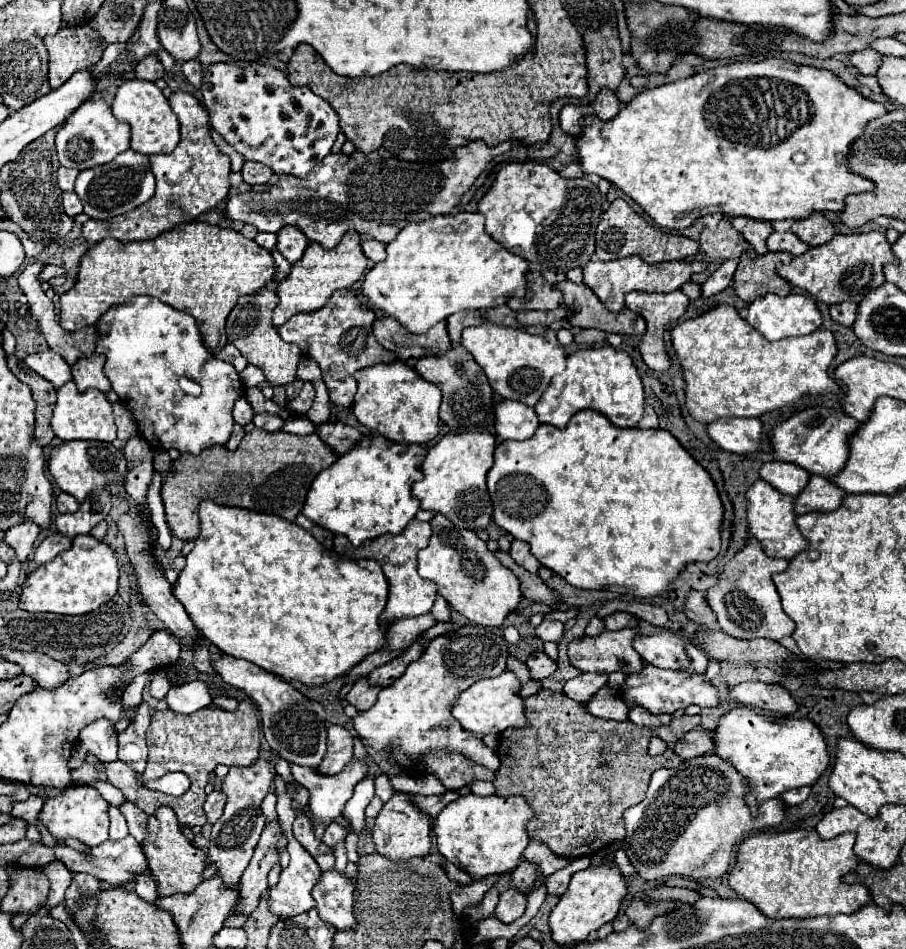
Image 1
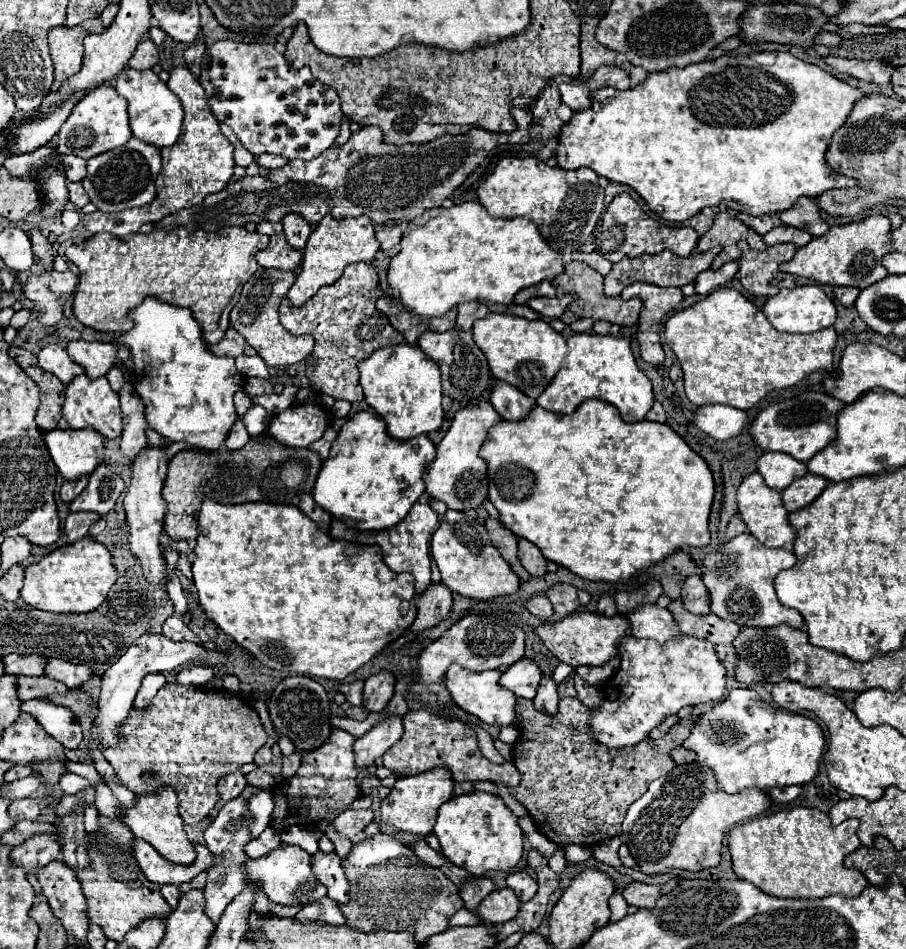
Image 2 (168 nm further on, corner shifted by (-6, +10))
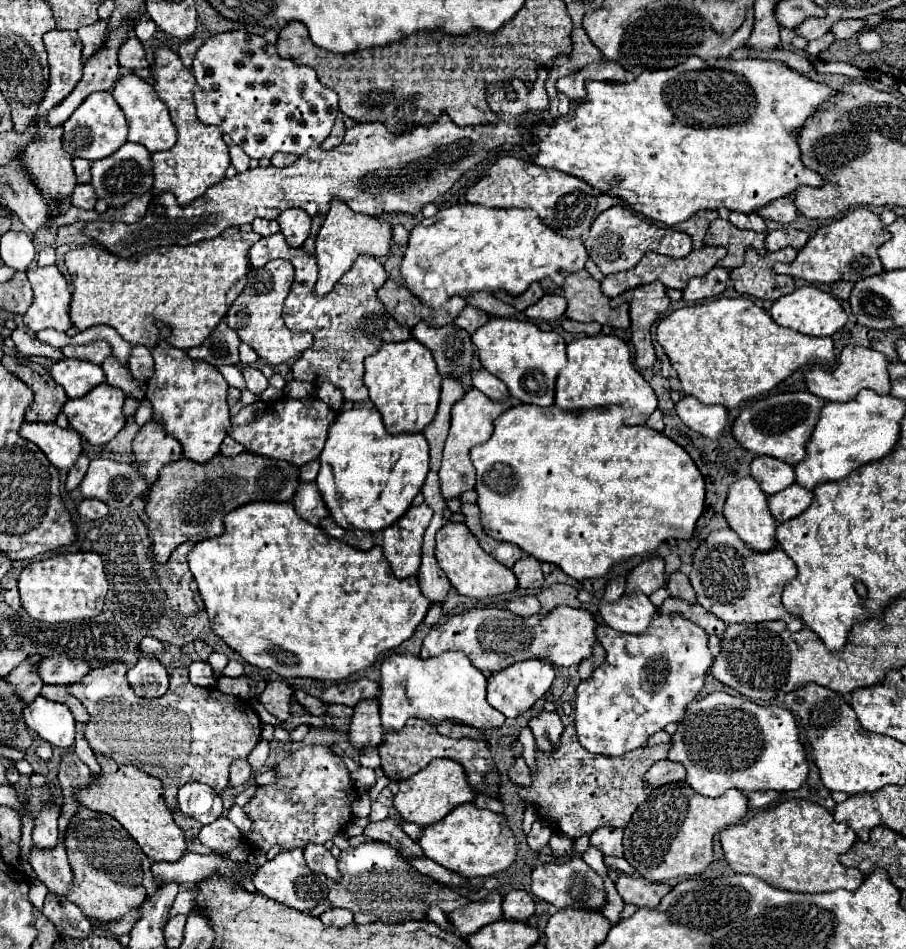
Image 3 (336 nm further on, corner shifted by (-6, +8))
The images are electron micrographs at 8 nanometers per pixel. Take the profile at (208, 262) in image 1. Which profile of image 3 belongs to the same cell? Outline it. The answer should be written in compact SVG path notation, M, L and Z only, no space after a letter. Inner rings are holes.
M236 227L222 231L216 239L194 243L194 245L170 245L170 247L154 247L144 251L142 255L136 255L132 259L124 259L118 255L108 253L108 249L102 249L100 245L88 245L88 247L78 247L66 253L64 263L66 269L72 275L74 283L74 293L72 293L72 307L70 307L70 317L72 325L78 331L84 331L94 325L110 325L114 327L122 339L126 339L132 345L144 345L152 347L158 341L158 327L154 325L158 319L164 321L166 325L172 327L172 339L170 343L180 349L192 349L202 345L208 335L216 329L216 325L226 317L228 307L234 303L234 299L240 295L240 291L246 285L248 275L248 251L250 247L260 239L258 233L250 231L244 233Z

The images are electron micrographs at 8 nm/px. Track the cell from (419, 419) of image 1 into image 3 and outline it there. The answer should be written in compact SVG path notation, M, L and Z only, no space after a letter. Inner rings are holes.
M416 339L386 343L364 361L364 367L364 385L370 391L370 401L382 413L388 433L420 433L434 419L442 377L432 353L422 343Z

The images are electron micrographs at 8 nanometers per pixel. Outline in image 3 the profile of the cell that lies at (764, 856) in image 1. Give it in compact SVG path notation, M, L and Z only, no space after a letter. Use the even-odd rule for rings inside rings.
M790 799L758 811L746 823L742 821L724 829L720 841L726 861L736 873L752 873L784 891L826 893L840 887L856 891L864 881L858 869L844 867L838 861L856 843L856 833L848 823L836 823L824 807L804 799Z

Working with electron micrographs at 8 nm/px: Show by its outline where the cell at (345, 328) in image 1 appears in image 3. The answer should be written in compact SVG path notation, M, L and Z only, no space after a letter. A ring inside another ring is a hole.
M282 233L262 237L250 248L250 265L256 269L275 259L288 259L295 269L294 285L284 301L282 313L286 327L294 333L308 331L314 335L314 345L306 349L292 367L294 379L308 383L332 383L342 391L346 401L366 401L368 389L362 383L364 359L376 353L384 343L406 341L410 337L410 329L398 325L376 297L376 291L388 279L382 263L368 255L358 257L350 271L342 275L340 283L334 285L330 295L316 297L313 287L318 278L318 266L312 255L308 255L304 249L292 249L284 241Z

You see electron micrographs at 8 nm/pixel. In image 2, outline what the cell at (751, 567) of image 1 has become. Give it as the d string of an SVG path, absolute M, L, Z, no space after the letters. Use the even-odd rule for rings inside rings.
M742 533L720 545L716 553L704 555L710 561L706 571L700 575L710 593L710 611L722 619L730 619L740 627L776 627L788 623L792 627L804 627L804 621L796 609L780 605L774 589L774 579L780 571L796 565L792 549L770 549L760 545L750 533Z

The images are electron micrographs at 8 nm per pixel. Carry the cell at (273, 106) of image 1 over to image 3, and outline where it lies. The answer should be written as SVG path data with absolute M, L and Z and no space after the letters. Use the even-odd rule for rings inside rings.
M228 31L210 37L200 51L196 51L192 75L196 77L194 101L200 121L206 125L216 125L222 133L228 133L252 159L270 159L278 151L300 157L310 147L320 147L330 135L338 115L336 91L324 87L312 67L298 65L292 59L282 59L272 43L246 31Z

